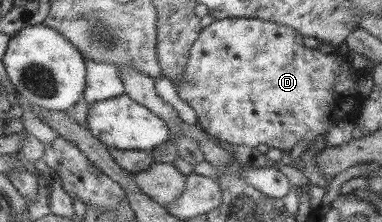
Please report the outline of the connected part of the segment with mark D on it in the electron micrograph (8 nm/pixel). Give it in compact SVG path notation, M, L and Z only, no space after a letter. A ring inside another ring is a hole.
M226 18L201 29L191 45L185 72L173 87L179 99L193 109L203 132L229 144L249 148L266 144L287 152L299 140L307 140L309 146L319 137L326 139L333 123L354 117L363 97L357 92L359 73L349 68L346 52L327 54L305 47L302 33L294 28L259 19Z

